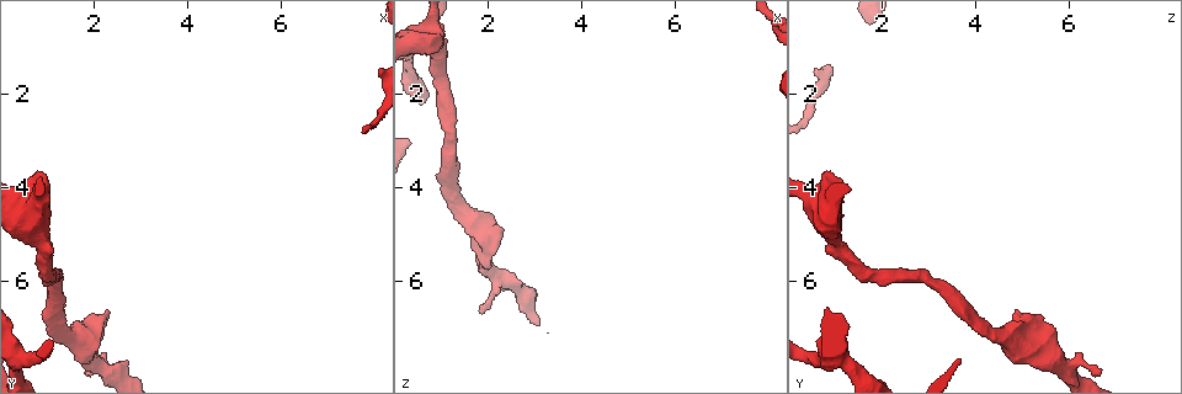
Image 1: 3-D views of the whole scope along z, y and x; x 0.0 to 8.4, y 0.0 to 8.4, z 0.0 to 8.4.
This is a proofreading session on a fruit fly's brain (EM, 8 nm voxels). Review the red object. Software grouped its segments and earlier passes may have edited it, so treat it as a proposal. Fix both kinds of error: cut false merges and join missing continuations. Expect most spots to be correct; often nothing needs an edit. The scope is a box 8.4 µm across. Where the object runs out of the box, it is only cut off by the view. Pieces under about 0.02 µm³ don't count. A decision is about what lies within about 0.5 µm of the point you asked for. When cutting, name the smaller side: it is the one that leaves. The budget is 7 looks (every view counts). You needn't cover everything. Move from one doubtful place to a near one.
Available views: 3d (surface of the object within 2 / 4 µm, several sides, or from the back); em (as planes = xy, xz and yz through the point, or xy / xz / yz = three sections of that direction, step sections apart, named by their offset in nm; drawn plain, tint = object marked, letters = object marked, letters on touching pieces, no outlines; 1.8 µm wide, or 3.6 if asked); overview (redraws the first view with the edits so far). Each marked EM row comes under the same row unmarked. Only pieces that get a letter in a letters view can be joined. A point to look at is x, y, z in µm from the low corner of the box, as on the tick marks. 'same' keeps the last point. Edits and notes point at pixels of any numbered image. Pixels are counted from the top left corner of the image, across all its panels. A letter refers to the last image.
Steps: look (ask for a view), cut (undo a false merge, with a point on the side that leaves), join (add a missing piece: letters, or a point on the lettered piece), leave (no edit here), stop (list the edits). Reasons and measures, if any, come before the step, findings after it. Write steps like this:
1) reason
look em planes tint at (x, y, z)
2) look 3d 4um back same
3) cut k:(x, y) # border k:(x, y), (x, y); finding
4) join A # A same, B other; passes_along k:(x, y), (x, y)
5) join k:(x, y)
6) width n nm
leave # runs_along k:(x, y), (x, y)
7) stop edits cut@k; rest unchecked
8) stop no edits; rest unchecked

stops while still wide
look em 3.6um planes letters at (0.90, 3.65, 0.80)

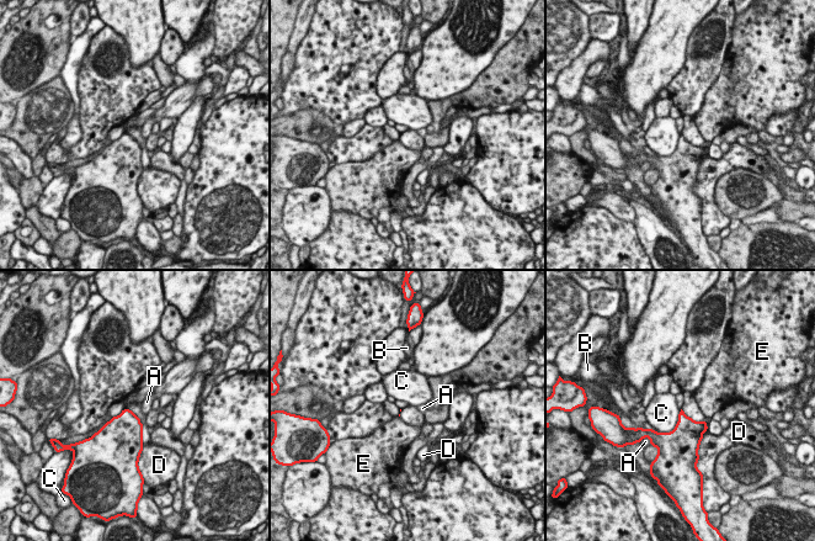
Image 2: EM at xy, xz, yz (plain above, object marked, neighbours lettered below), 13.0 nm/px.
leave # A other, B other, C other, D other, E other; border 2:(681, 409), (676, 425), (659, 433); no lettered piece goes on from it

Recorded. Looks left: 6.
stops while still wide
look em xz step 16 letters at (2.10, 6.85, 5.50)

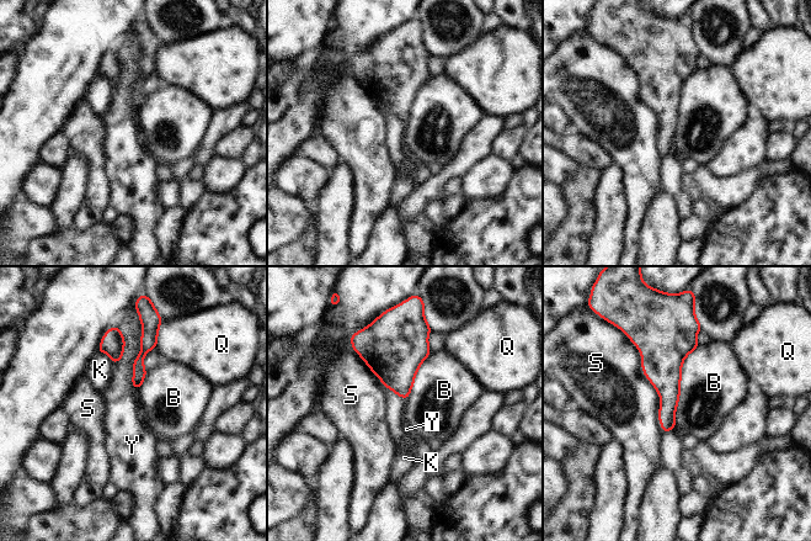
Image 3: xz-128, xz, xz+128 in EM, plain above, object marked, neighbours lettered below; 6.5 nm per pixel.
another direction
look em planes letters same

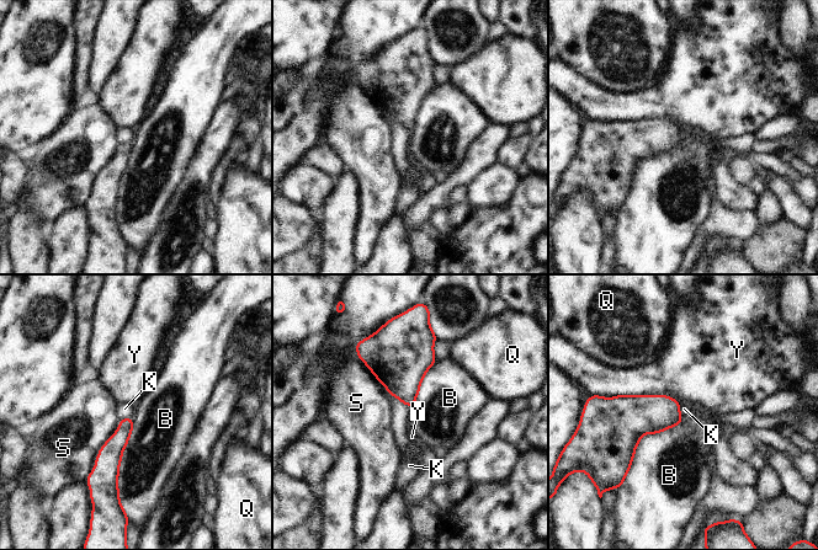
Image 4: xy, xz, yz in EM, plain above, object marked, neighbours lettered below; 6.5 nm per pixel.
leave # B other, K other, Q other, S other, Y other; border 4:(683, 415), (639, 441), (627, 474); none of them fits

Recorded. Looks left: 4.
stop no edits; rest unchecked

